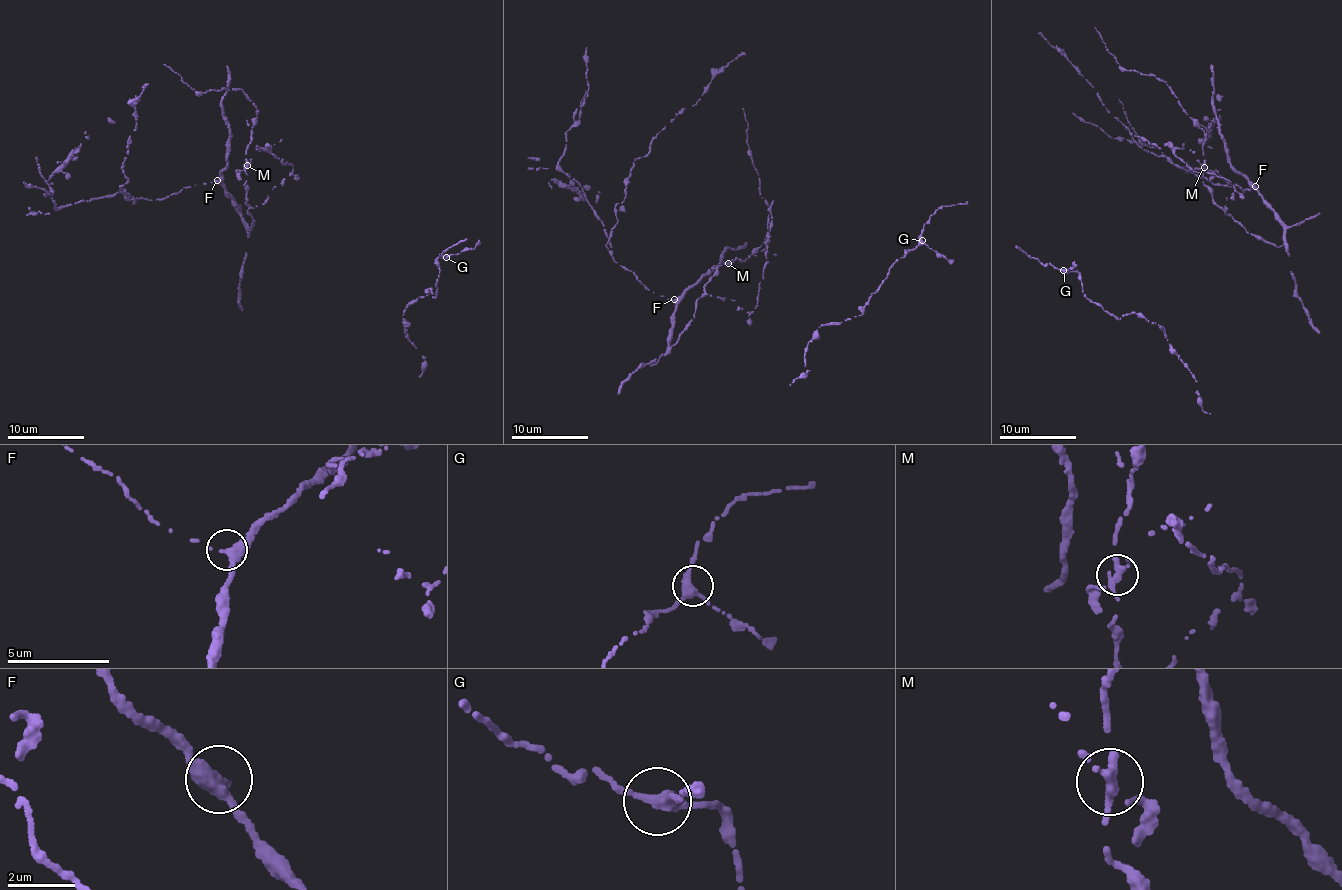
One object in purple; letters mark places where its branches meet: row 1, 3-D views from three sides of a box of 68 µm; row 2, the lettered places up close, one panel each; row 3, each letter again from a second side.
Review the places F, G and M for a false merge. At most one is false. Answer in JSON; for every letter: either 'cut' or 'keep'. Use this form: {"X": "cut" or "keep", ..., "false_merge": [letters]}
{"F": "keep", "G": "keep", "M": "cut", "false_merge": ["M"]}

